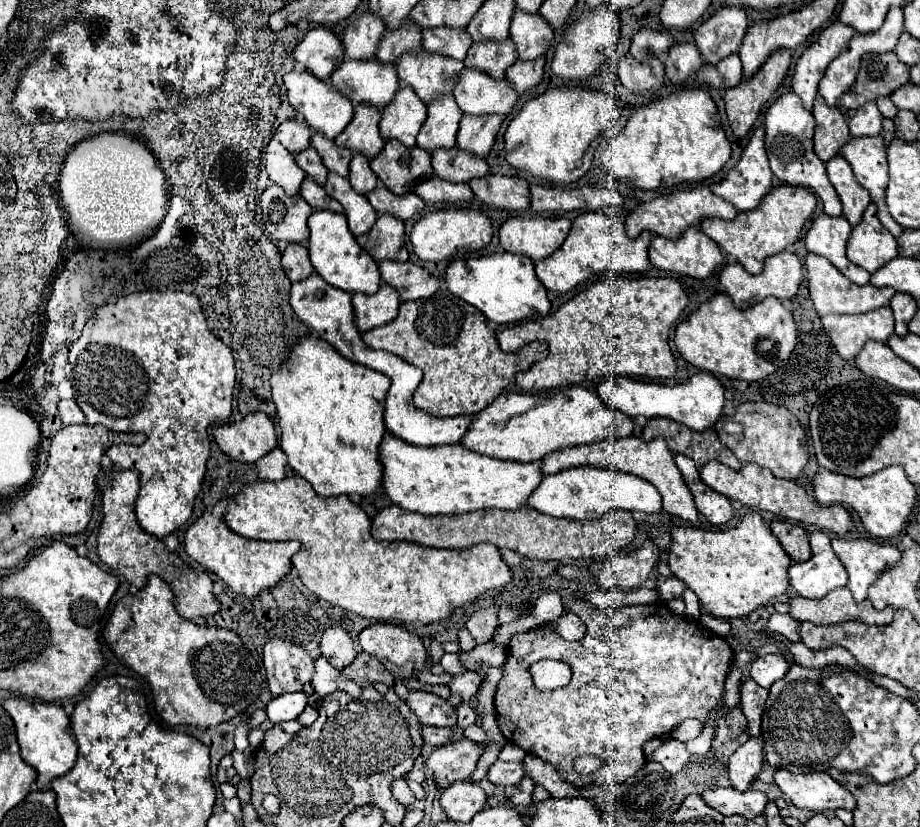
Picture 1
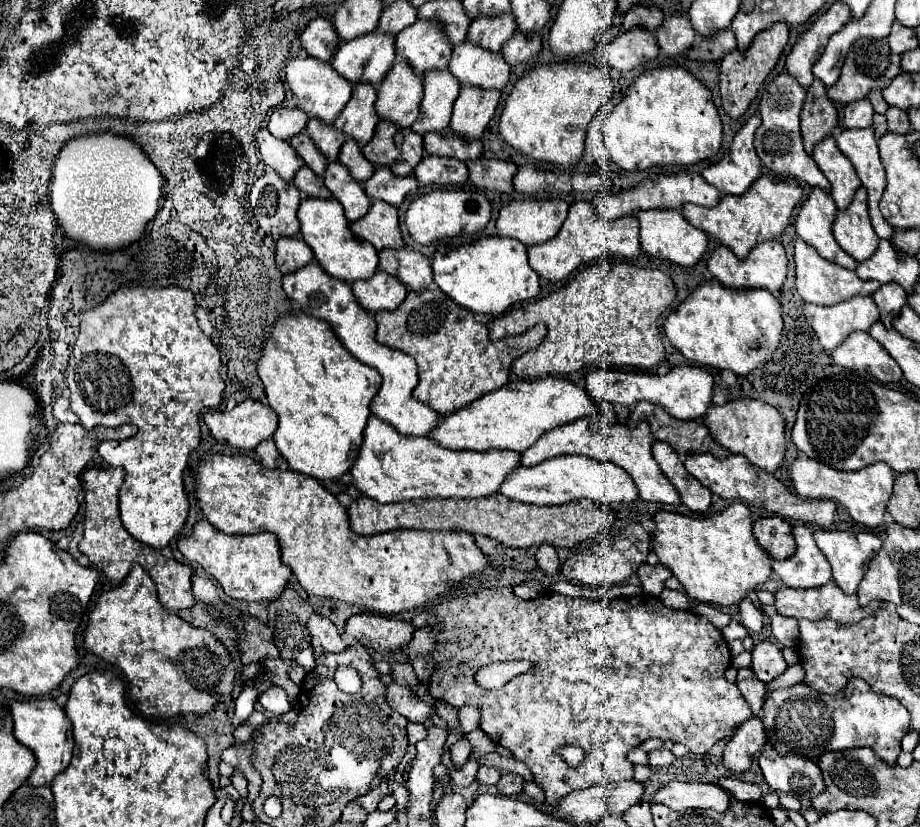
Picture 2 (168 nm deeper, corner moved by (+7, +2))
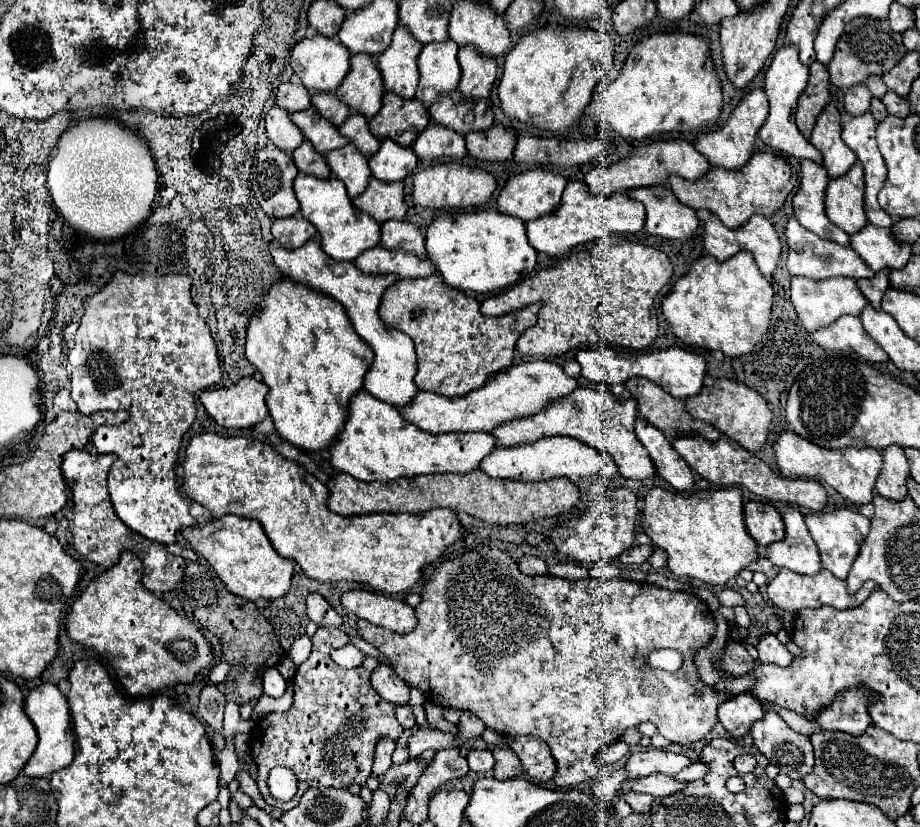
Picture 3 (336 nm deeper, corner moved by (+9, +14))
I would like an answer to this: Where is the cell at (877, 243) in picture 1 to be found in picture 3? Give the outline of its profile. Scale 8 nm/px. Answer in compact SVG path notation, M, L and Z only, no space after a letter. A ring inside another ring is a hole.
M860 162L844 176L828 182L826 216L850 236L868 224L864 214L864 172Z

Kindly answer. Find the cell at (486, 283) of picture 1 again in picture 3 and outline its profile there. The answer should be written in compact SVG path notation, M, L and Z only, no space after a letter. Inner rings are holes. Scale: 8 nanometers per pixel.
M490 210L462 212L454 220L450 220L450 214L440 214L428 226L426 252L446 284L462 292L494 294L506 290L520 282L522 272L526 276L536 266L536 250L528 244L524 222Z

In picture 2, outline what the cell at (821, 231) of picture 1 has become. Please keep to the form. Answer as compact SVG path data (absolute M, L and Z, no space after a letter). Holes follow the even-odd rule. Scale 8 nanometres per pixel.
M812 188L808 200L800 206L794 228L796 234L814 246L818 254L830 262L836 262L848 270L856 268L856 260L846 254L832 236L832 224L836 218L836 204L832 196L820 188Z

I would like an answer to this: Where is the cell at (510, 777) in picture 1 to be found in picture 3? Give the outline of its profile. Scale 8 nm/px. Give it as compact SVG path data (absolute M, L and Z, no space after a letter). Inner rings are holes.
M470 750L466 760L468 760L468 766L472 772L486 774L494 768L494 756L490 750Z

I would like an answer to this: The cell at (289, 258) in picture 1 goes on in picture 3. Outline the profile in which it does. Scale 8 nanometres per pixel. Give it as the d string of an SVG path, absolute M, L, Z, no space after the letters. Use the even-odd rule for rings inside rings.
M298 214L298 216L292 216L292 218L274 220L274 224L272 224L272 236L274 236L274 240L282 248L296 250L302 244L306 244L312 238L316 238L316 228Z

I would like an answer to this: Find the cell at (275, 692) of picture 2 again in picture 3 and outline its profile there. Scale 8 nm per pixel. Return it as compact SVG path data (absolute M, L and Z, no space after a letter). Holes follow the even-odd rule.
M268 668L264 672L264 694L272 696L272 698L280 698L286 690L286 680L280 676L280 672L276 668Z

